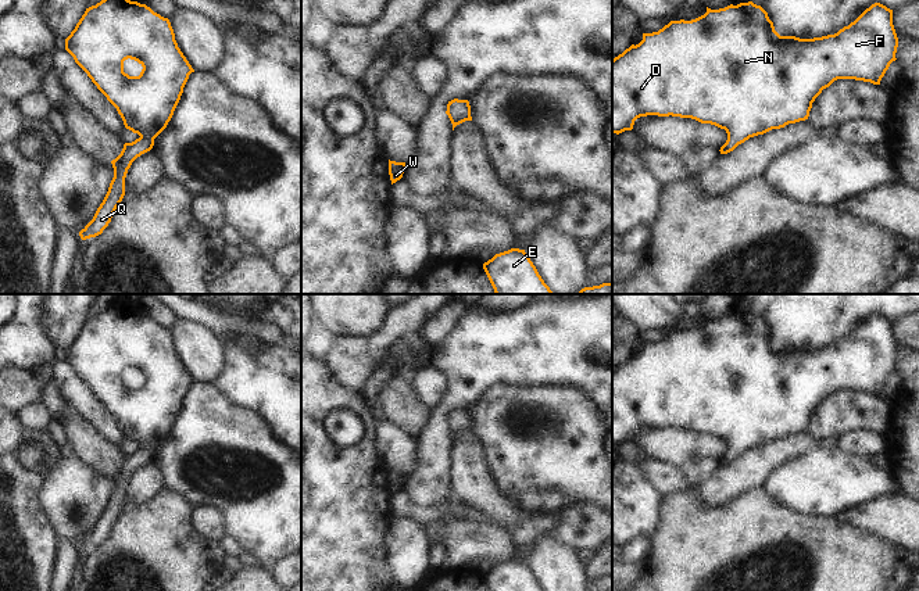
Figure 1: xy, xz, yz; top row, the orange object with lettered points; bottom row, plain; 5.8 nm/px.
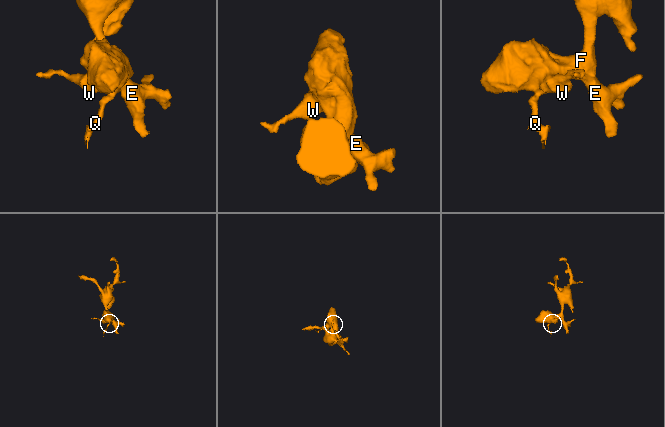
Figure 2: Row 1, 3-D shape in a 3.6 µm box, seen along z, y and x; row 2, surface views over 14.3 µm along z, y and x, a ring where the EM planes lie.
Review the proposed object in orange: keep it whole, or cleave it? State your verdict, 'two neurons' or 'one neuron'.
one neuron

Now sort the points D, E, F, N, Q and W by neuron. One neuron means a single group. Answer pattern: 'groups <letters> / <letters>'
groups D E F N Q W

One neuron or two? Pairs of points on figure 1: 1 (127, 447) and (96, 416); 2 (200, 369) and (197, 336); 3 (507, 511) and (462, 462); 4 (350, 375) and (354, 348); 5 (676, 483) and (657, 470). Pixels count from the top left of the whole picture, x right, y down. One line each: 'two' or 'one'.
1: two
2: one
3: one
4: one
5: one

